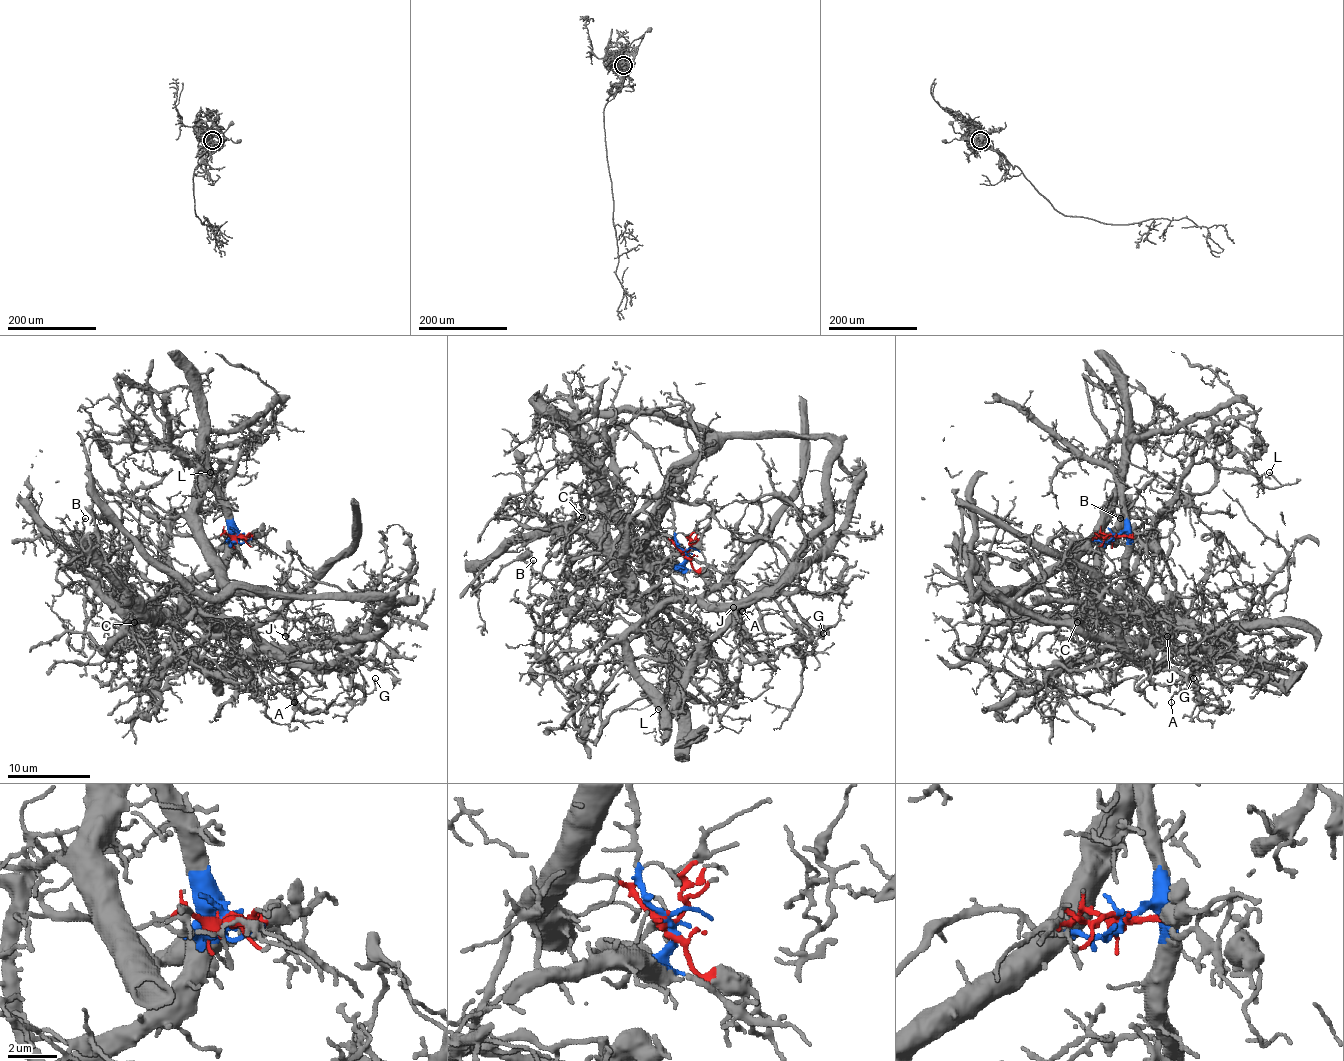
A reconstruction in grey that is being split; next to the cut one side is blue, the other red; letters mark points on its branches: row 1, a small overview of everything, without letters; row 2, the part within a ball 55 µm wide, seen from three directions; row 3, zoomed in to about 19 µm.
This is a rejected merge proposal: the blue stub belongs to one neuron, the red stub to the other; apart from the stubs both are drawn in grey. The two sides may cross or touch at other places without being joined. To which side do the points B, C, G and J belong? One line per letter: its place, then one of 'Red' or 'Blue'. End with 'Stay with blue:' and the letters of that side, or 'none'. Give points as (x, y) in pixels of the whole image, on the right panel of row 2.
B: Place: (1120, 518). Red
C: Place: (1077, 622). Blue
G: Place: (1193, 678). Blue
J: Place: (1167, 636). Blue
Stay with blue: C, G, J

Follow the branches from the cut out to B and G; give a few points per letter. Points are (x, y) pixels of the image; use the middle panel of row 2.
B: (685, 553), (654, 537), (665, 483), (656, 508), (627, 522), (577, 605), (542, 576), (530, 589), (534, 560)
G: (685, 553), (681, 566), (644, 568), (631, 591), (654, 605), (770, 597), (810, 636), (822, 638), (822, 632)

